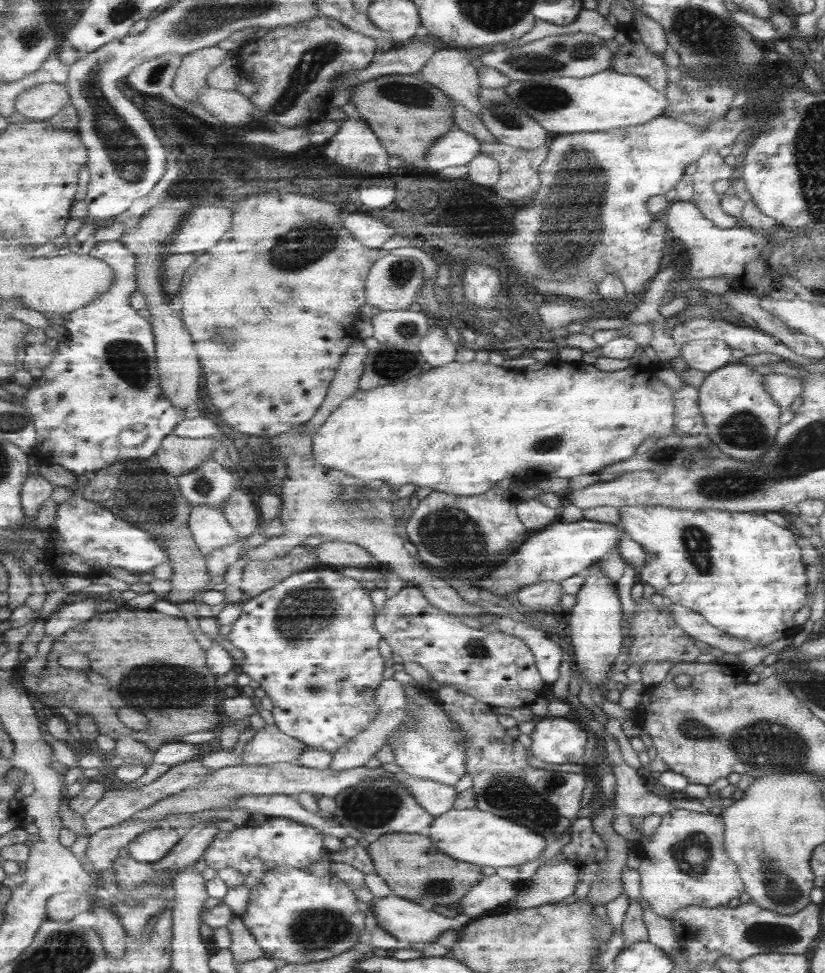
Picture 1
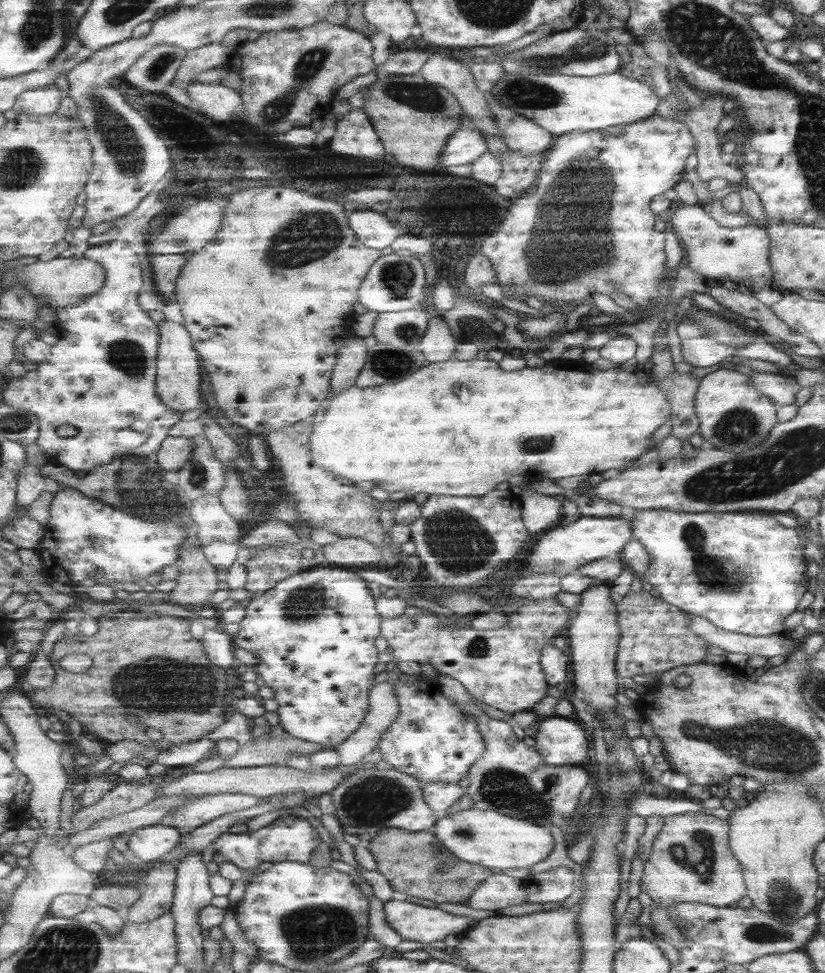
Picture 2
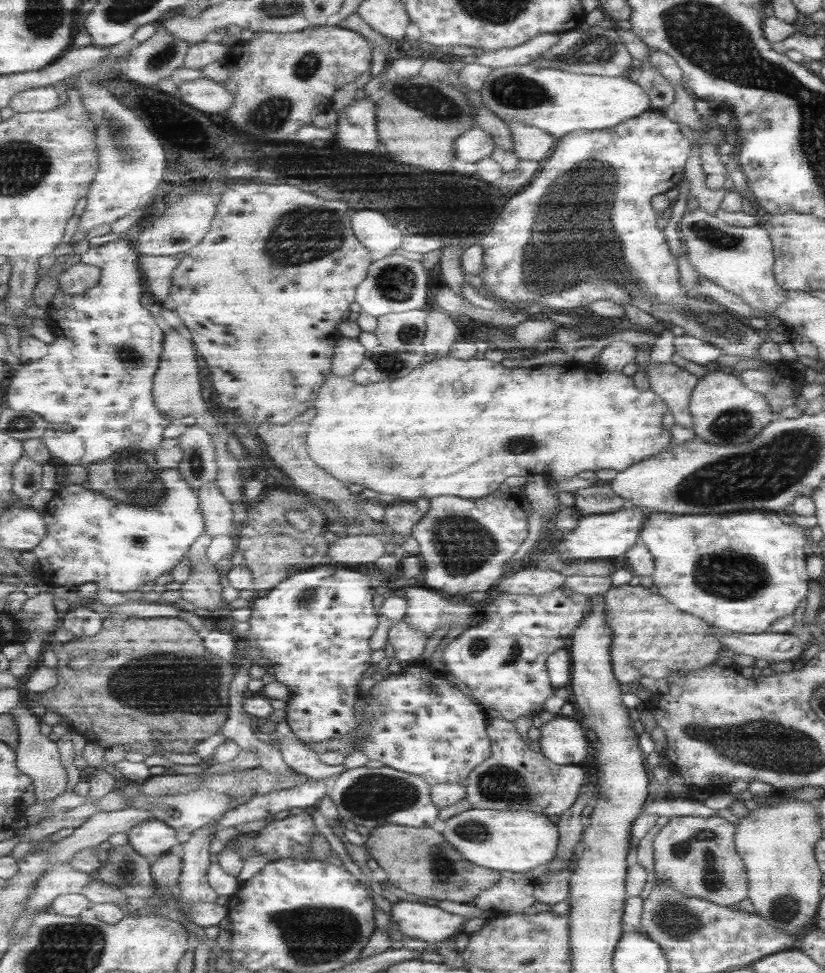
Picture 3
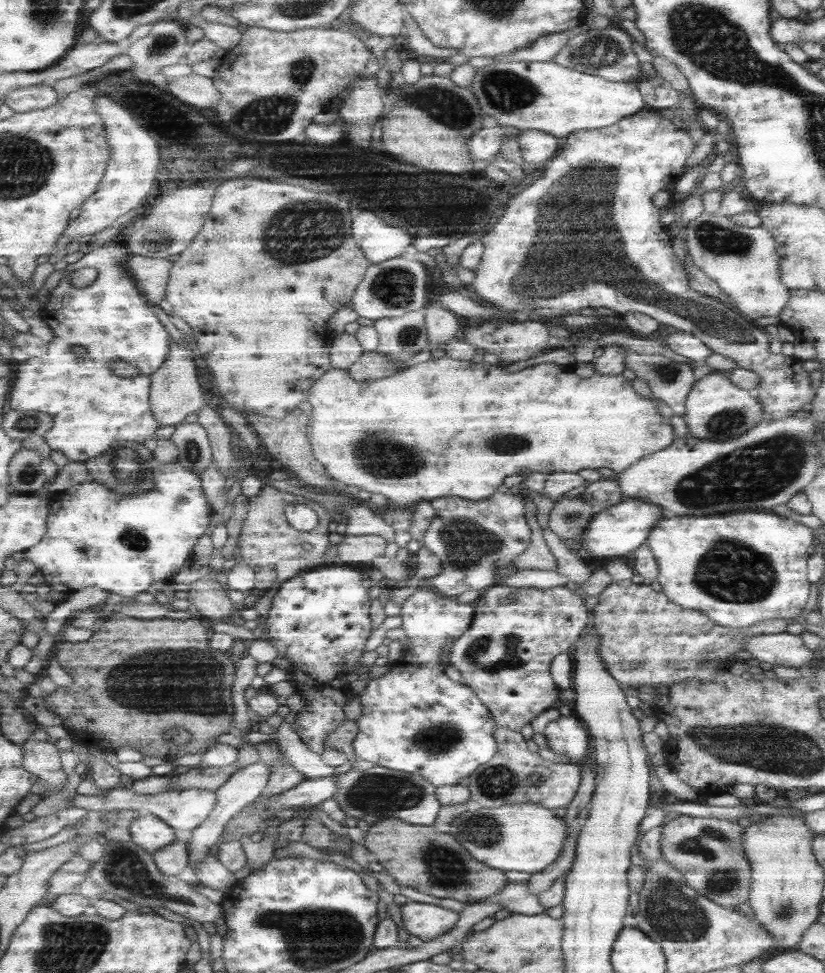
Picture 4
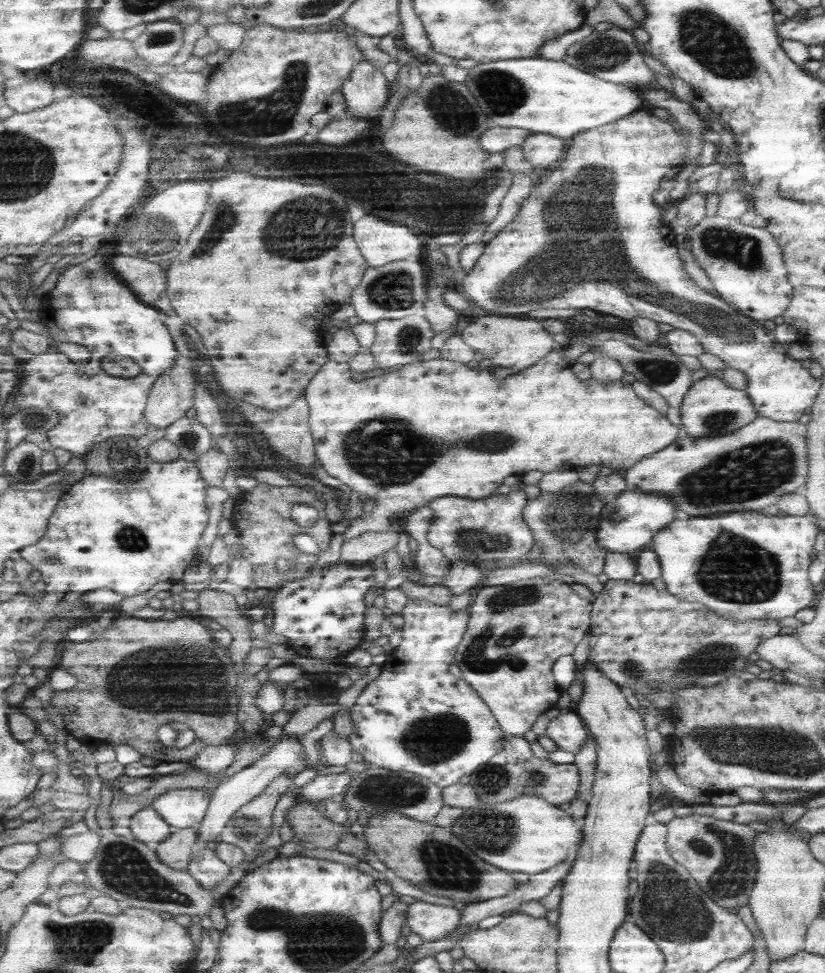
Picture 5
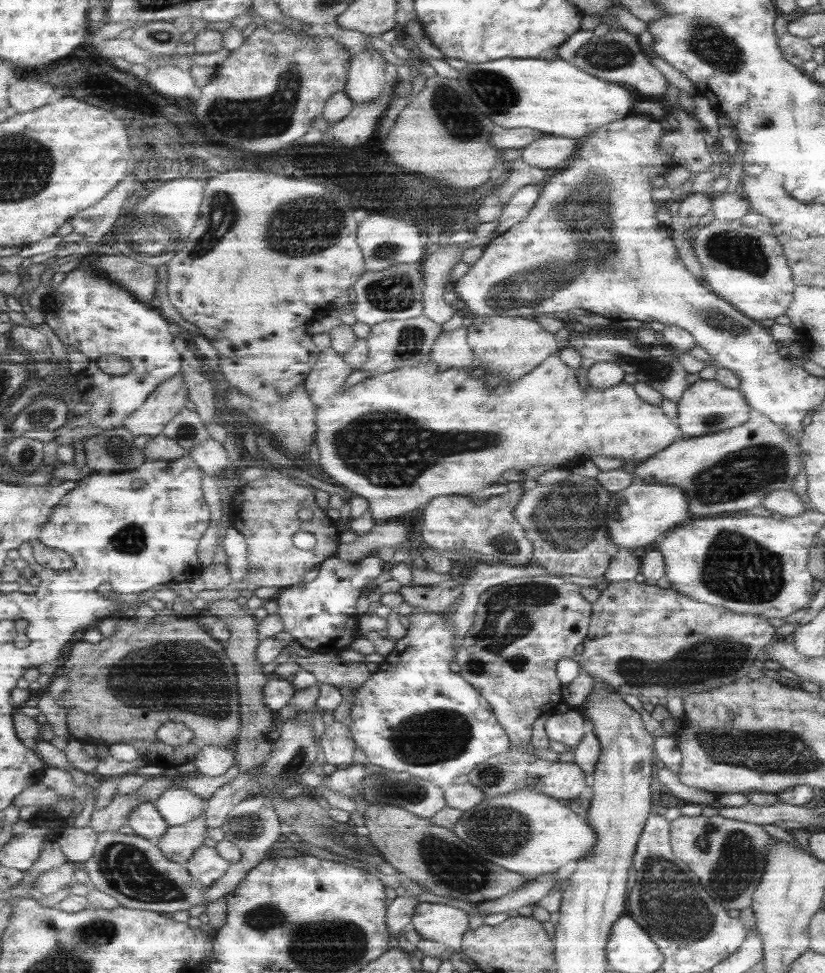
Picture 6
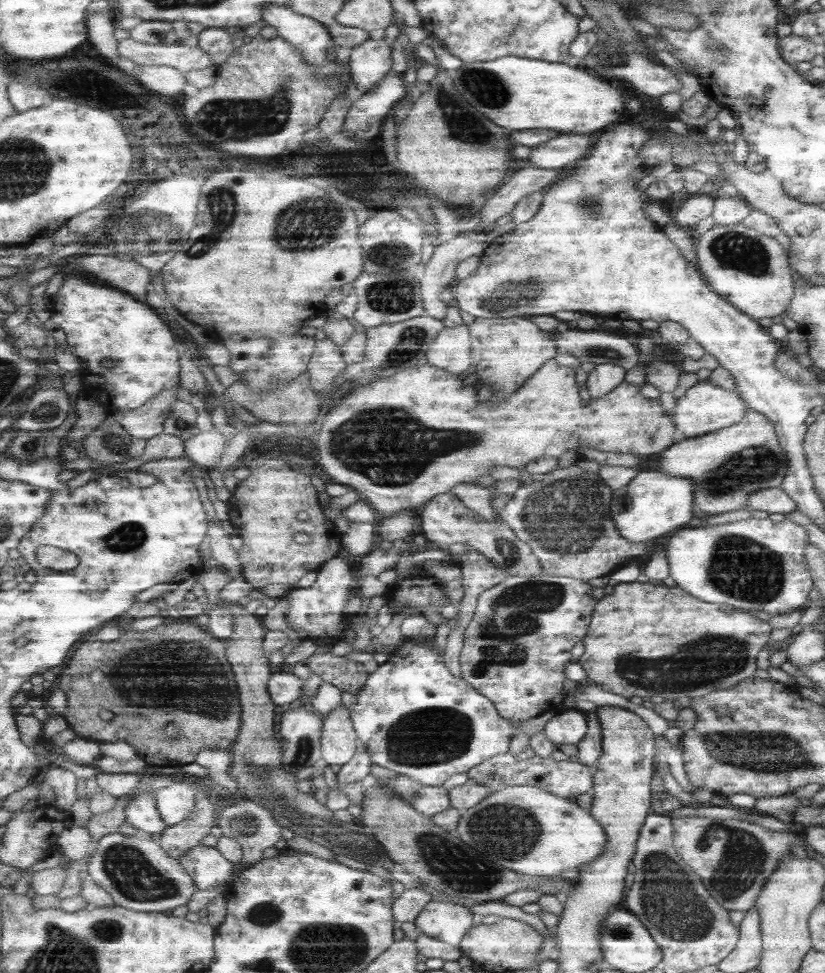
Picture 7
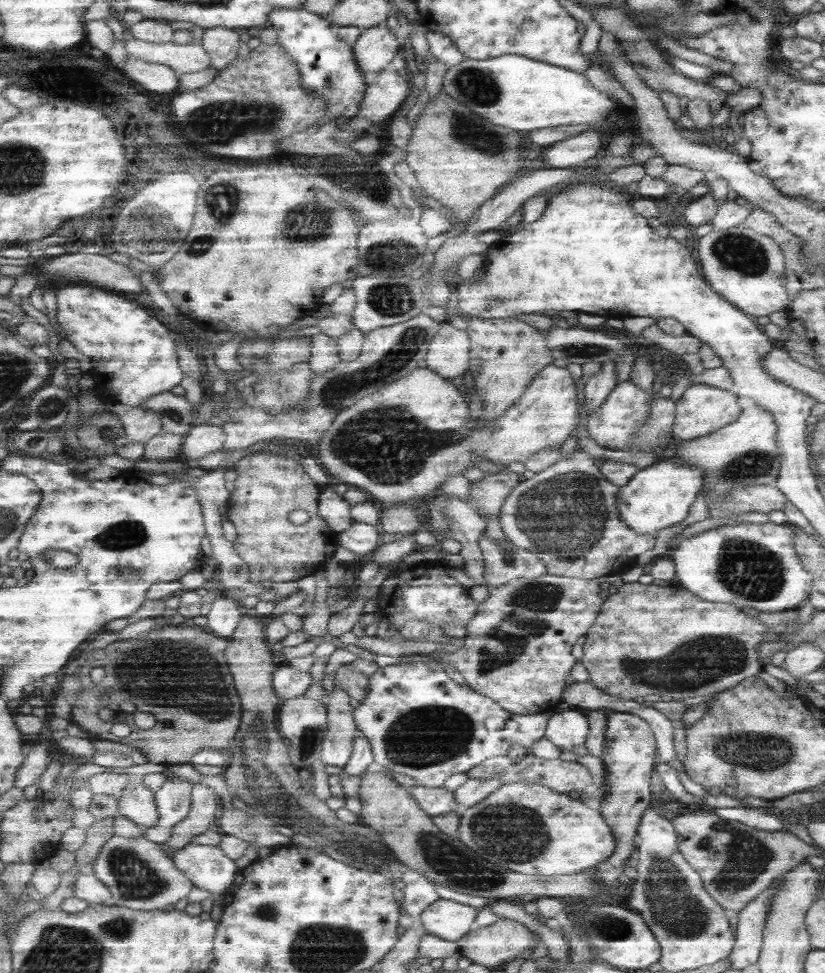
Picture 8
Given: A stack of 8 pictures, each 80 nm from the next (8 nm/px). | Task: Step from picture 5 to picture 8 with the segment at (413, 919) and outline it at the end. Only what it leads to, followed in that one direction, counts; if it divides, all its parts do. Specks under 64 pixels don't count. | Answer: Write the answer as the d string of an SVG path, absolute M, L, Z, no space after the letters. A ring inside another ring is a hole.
M439 899L416 920L434 934L446 941L459 942L474 928L479 909L453 900Z

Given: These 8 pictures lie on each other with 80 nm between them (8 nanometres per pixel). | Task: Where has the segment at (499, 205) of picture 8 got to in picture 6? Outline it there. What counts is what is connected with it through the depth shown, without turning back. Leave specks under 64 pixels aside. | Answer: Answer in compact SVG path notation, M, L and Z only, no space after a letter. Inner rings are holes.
M517 158L519 162L513 160L511 168L511 174L508 180L501 186L501 190L498 190L499 200L502 202L502 206L505 207L515 194L522 188L529 187L530 185L539 185L541 182L547 182L549 180L549 172L545 170L537 170L529 164L525 164L522 158Z

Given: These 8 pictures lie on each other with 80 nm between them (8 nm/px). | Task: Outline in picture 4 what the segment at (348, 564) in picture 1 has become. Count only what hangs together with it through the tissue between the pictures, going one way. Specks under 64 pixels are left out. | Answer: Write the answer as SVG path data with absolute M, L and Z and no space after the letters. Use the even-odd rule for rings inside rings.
M345 535L337 546L340 564L368 564L387 550L387 540L377 535Z

